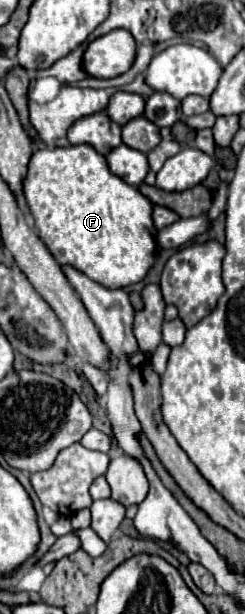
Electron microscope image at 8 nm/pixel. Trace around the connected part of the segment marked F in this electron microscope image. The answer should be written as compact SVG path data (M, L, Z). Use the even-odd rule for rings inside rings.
M80 144L52 150L38 148L28 164L24 196L40 238L60 266L72 266L106 288L126 288L138 284L154 266L158 250L156 228L152 222L154 204L134 186L112 174L106 158L98 154L92 146Z

